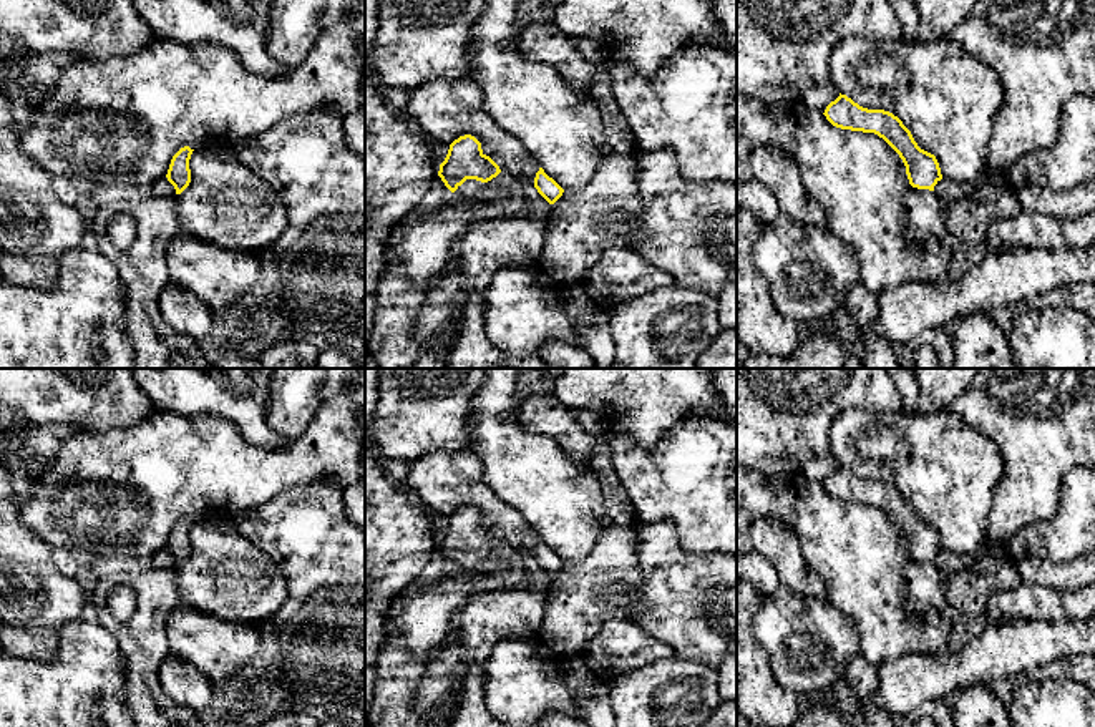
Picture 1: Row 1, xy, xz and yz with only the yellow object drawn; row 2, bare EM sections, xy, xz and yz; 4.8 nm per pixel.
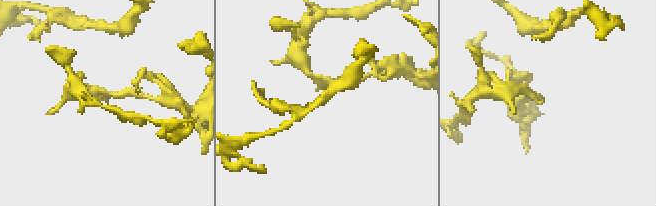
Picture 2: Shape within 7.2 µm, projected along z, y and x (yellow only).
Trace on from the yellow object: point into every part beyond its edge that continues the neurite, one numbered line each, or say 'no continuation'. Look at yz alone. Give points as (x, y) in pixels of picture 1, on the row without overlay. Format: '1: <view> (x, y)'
no continuation

